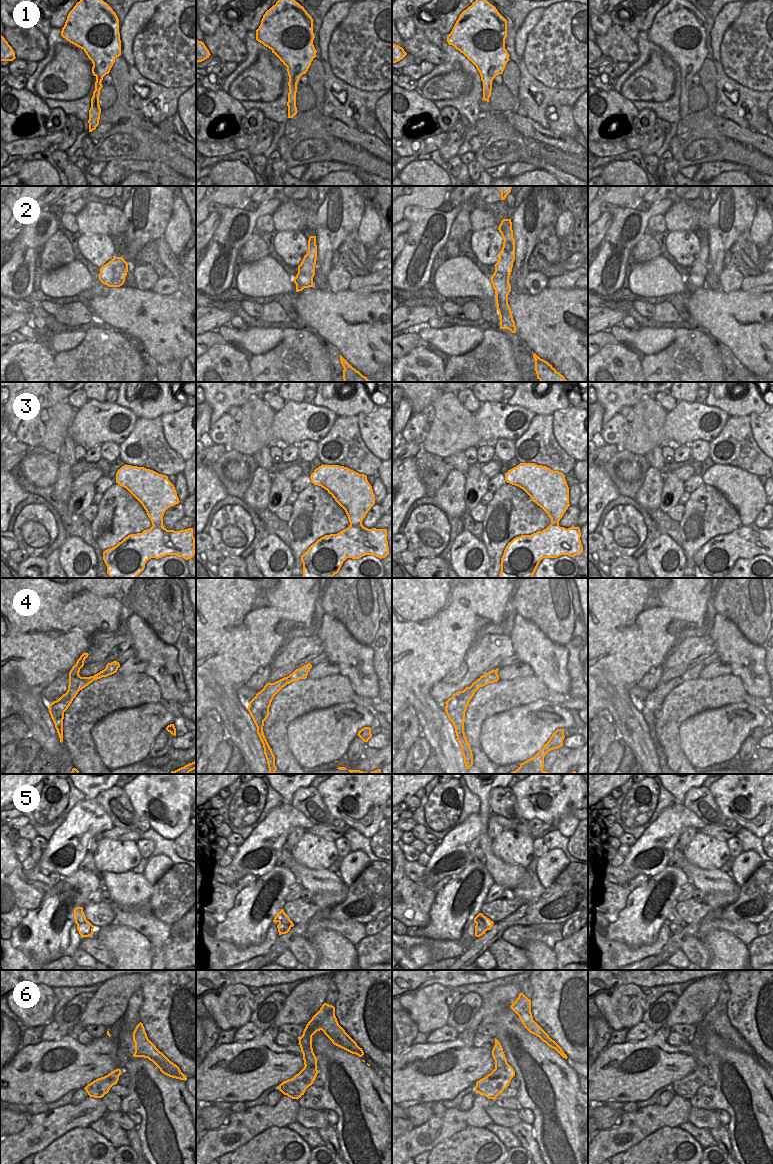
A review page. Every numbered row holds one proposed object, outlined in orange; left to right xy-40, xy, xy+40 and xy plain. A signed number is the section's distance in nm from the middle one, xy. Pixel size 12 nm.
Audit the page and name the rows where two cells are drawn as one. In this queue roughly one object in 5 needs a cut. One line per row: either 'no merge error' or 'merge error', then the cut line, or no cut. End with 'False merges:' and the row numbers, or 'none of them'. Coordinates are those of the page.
1: no merge error; no cut
2: merge error; cut in xy along (298, 272), (309, 275), (312, 282)
3: no merge error; no cut
4: merge error; cut in xy-40 along (83, 663), (76, 674), (78, 689)
5: no merge error; no cut
6: no merge error; no cut
False merges: 2, 4

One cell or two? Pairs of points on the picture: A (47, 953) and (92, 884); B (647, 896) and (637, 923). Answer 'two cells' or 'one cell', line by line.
A: one cell
B: one cell

